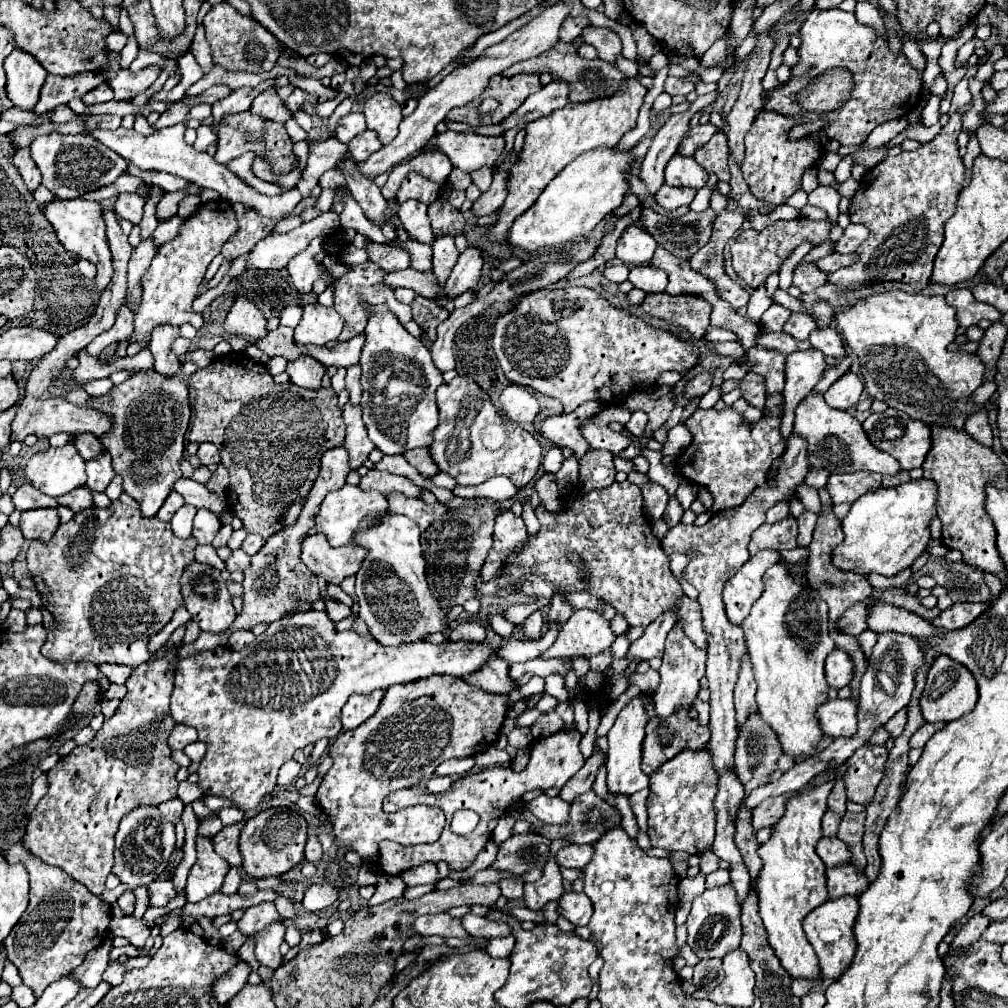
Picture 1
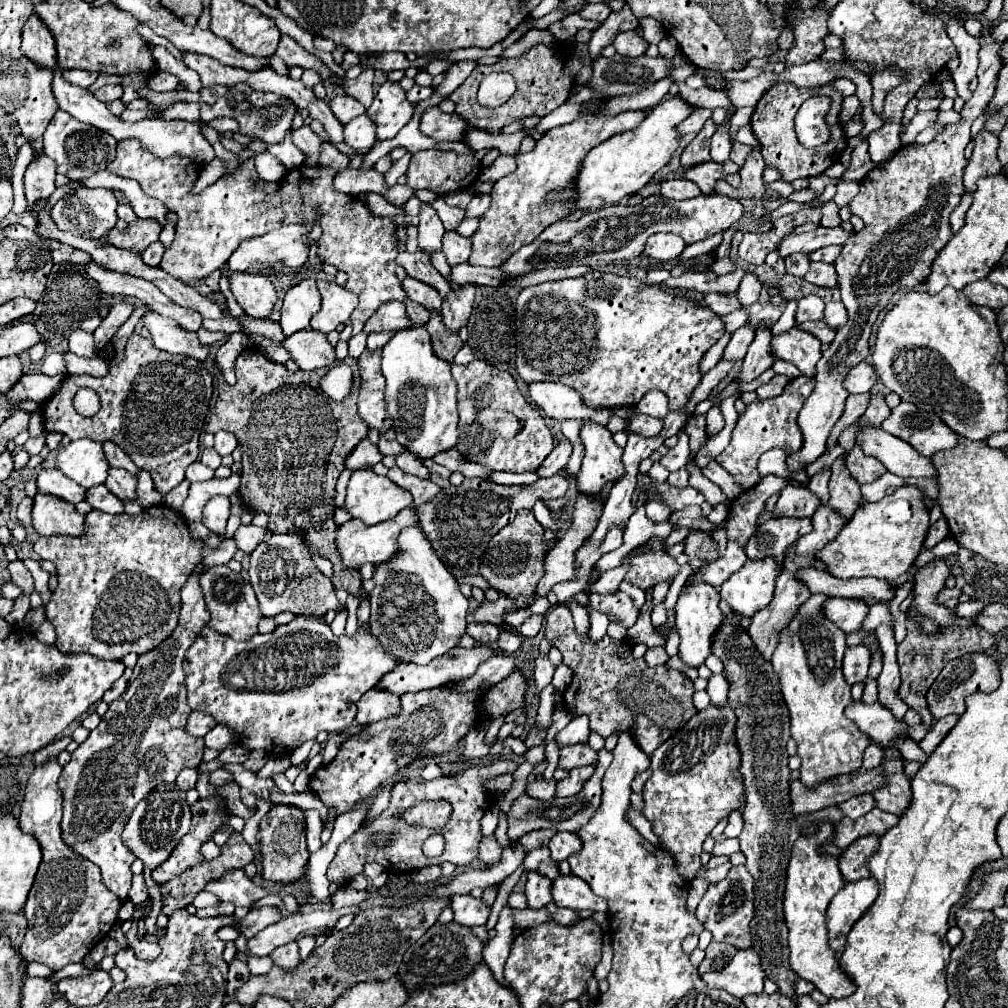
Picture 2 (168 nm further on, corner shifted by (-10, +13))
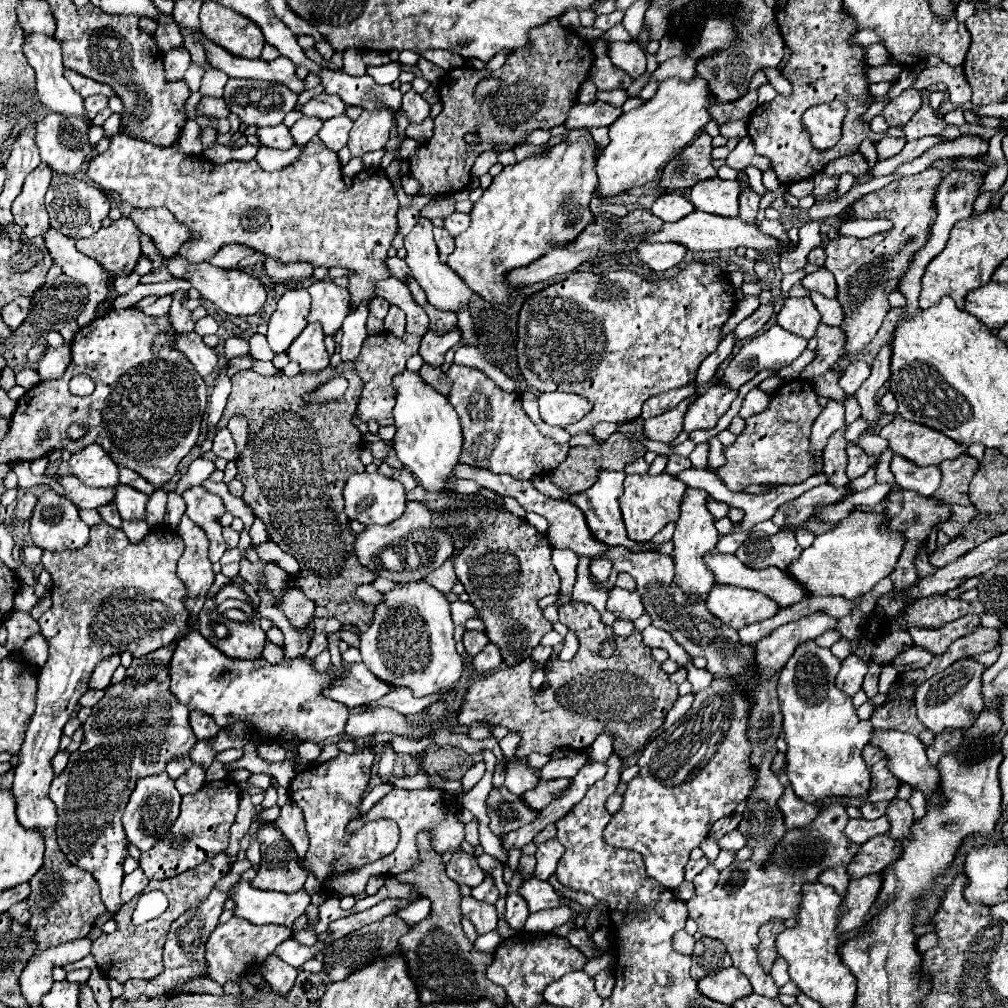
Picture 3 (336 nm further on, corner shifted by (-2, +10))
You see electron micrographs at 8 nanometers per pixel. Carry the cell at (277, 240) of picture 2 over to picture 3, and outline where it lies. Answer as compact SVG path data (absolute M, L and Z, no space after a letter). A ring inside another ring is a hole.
M226 244L208 260L208 264L228 270L228 268L236 268L240 258L246 258L246 256L250 256L250 254L246 254L246 250L242 250L242 244Z

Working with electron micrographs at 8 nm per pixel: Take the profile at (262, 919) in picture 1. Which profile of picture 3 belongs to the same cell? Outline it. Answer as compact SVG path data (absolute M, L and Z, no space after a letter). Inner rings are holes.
M232 916L226 924L218 924L206 942L206 976L220 986L228 980L238 982L252 966L264 962L266 956L274 952L274 948L292 936L290 930L282 930L282 926L254 926L244 918Z

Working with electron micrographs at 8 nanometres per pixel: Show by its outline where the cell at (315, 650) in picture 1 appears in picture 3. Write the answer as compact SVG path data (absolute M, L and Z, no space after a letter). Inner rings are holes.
M192 630L184 638L178 640L176 650L170 658L170 692L178 698L180 704L188 706L188 710L200 710L210 714L220 728L228 728L236 722L252 724L254 730L268 736L268 740L312 740L312 742L324 742L328 738L334 738L344 732L344 724L348 720L348 708L340 702L322 698L320 690L330 680L330 672L316 672L312 668L310 660L296 658L292 662L284 660L278 666L268 664L264 658L258 662L242 662L226 658L216 646L206 642L198 630Z

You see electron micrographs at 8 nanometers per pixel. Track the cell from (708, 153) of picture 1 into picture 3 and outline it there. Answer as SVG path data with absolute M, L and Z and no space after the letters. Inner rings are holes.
M746 136L746 138L742 138L742 140L738 142L738 146L730 152L730 156L726 158L726 166L734 168L734 170L738 170L738 172L744 170L746 166L756 166L758 170L766 172L766 170L770 170L770 160L764 158L764 156L760 156L760 154L756 154L752 140Z

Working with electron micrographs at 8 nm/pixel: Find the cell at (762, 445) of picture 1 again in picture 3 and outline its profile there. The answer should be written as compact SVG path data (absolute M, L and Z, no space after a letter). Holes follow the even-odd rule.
M794 380L784 384L770 402L770 408L762 414L754 414L746 420L744 432L726 452L726 466L718 470L722 482L740 492L748 484L758 482L804 482L816 472L822 472L822 460L816 462L810 452L810 428L818 414L822 412L816 402L818 396L812 390L812 384L806 380Z

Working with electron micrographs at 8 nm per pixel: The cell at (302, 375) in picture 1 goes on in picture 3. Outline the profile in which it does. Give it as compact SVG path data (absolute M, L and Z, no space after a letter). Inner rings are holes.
M312 322L304 328L304 332L292 342L288 348L290 360L298 362L304 372L322 370L328 366L330 356L324 346L324 332L318 322Z

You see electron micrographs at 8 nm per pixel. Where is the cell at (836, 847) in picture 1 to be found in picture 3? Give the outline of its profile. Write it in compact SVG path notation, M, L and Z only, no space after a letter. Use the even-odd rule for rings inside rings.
M886 816L878 818L878 820L850 820L848 826L846 826L846 836L852 840L852 842L858 842L858 844L864 844L868 842L870 838L874 836L880 836L880 834L888 834L890 832L890 822Z

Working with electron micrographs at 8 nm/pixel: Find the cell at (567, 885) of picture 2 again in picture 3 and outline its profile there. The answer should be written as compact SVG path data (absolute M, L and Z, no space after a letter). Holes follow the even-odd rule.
M530 878L526 882L520 884L518 894L524 898L524 902L528 904L528 912L534 914L538 910L546 910L546 908L554 908L554 906L562 906L562 896L550 886L550 882L542 882L538 878Z

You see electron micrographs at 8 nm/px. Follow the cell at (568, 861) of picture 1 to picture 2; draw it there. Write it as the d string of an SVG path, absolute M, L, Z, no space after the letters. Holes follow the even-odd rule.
M556 833L554 839L550 839L550 853L556 861L568 859L572 853L582 849L582 839L574 833Z

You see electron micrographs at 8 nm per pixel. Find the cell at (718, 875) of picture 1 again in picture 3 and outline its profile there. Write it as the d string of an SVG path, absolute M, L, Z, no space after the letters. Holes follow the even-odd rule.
M708 864L708 866L694 878L696 894L706 894L706 892L710 892L716 884L718 884L718 870L716 870L714 864Z

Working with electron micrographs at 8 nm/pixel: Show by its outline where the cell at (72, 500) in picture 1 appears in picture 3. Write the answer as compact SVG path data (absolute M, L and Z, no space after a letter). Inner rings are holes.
M114 504L102 506L102 508L98 508L98 512L100 512L100 516L102 516L102 520L106 524L110 524L114 528L122 528L122 518L120 518L120 514L118 514L118 510L116 510Z

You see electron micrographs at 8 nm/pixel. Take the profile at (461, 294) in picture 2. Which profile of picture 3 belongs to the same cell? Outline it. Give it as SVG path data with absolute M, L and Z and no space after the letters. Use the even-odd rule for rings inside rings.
M452 330L450 334L446 334L444 338L438 338L436 334L424 334L422 342L420 342L420 350L418 354L422 356L422 360L430 366L442 366L444 364L444 354L456 344L460 342L462 332L460 330Z

